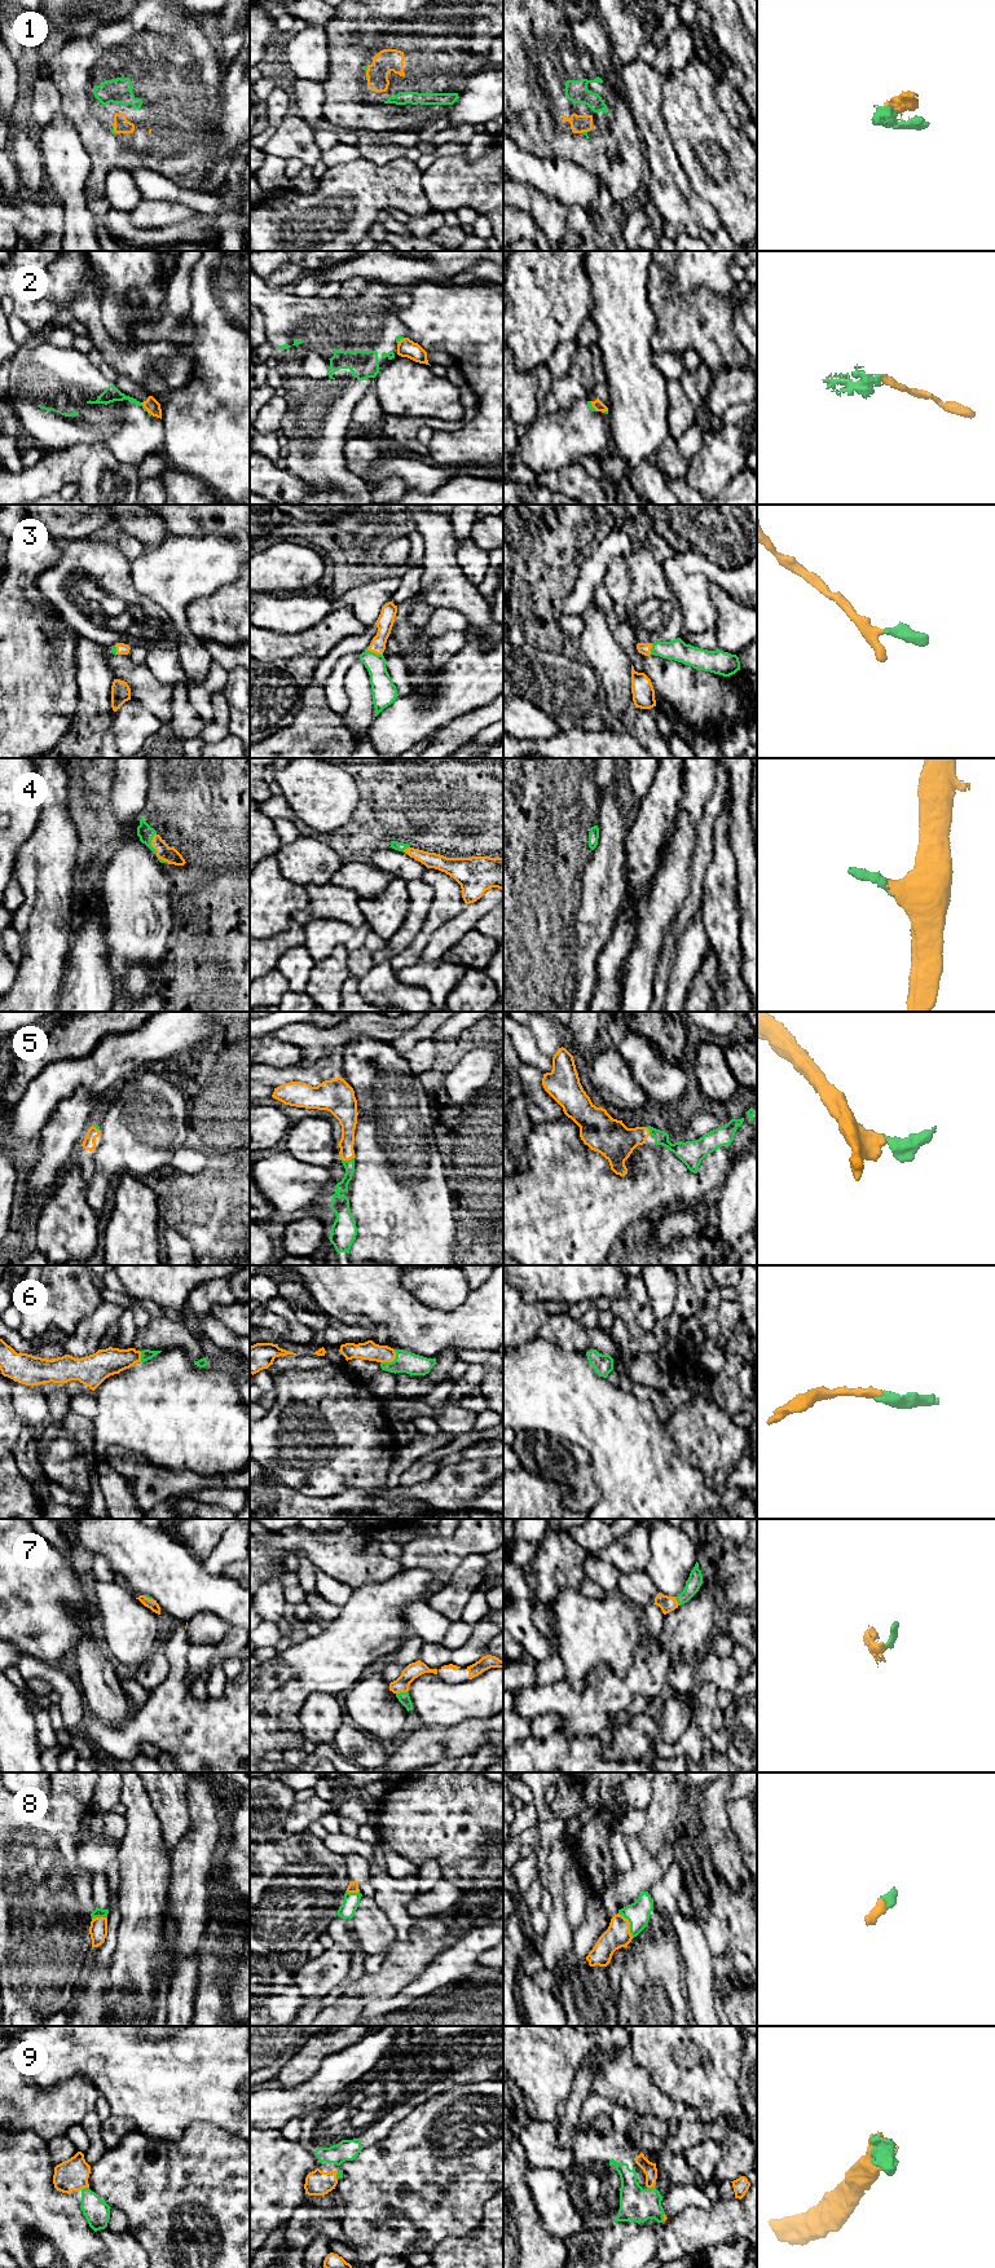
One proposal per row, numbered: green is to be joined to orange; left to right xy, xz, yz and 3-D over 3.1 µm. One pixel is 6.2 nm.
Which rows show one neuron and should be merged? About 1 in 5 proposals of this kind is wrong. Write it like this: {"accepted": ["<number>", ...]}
{"accepted": ["1", "3", "4", "5", "6", "7", "8", "9"]}

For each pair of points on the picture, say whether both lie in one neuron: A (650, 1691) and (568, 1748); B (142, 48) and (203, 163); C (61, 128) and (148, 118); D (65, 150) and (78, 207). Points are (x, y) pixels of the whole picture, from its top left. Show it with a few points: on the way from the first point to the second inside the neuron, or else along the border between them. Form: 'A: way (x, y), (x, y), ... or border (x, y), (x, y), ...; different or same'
A: border (558, 1731), (566, 1735), (589, 1734), (597, 1736); different
B: way (123, 74), (123, 93), (170, 131); same
C: border (62, 110), (82, 140), (87, 154); different
D: way (66, 164), (66, 180), (70, 193); same

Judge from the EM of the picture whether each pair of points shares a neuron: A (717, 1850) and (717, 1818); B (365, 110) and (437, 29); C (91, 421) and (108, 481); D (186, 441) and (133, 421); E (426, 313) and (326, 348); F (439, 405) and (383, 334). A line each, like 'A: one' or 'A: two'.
A: one
B: one
C: two
D: two
E: two
F: two

